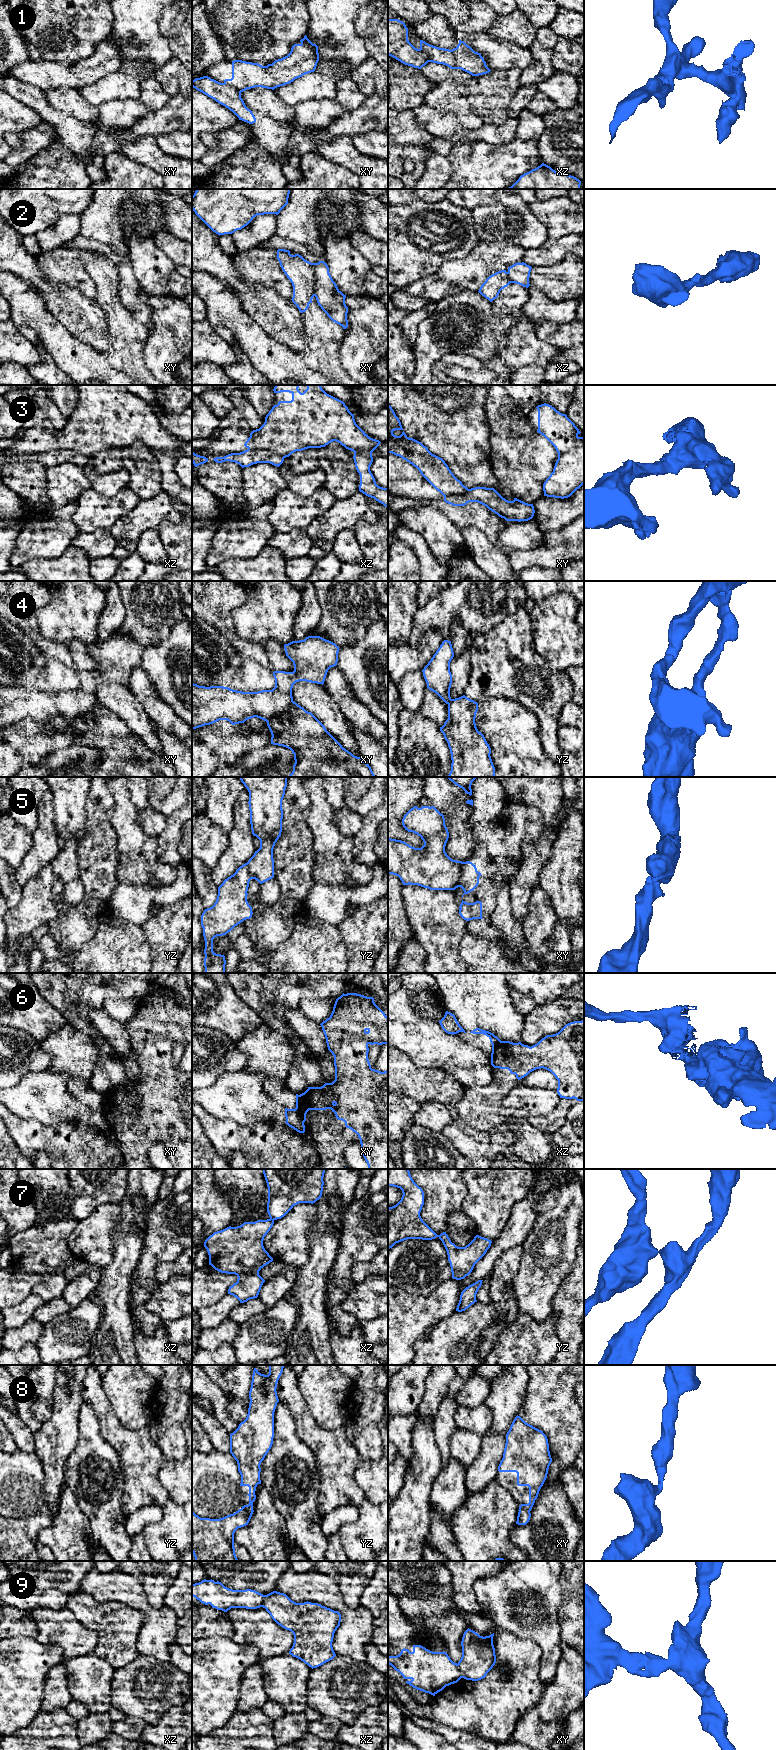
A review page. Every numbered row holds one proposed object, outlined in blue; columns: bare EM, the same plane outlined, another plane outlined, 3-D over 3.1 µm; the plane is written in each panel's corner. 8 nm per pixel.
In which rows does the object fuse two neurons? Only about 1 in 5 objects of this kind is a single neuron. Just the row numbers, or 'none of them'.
1, 2, 3, 4, 5, 6, 7, 9

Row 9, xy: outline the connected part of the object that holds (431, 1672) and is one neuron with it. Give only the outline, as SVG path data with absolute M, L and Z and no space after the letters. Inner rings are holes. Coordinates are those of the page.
M413 1645L412 1652L404 1648L399 1655L388 1656L388 1664L407 1680L407 1684L433 1696L461 1679L458 1664L454 1663L446 1652L433 1652L421 1645Z

